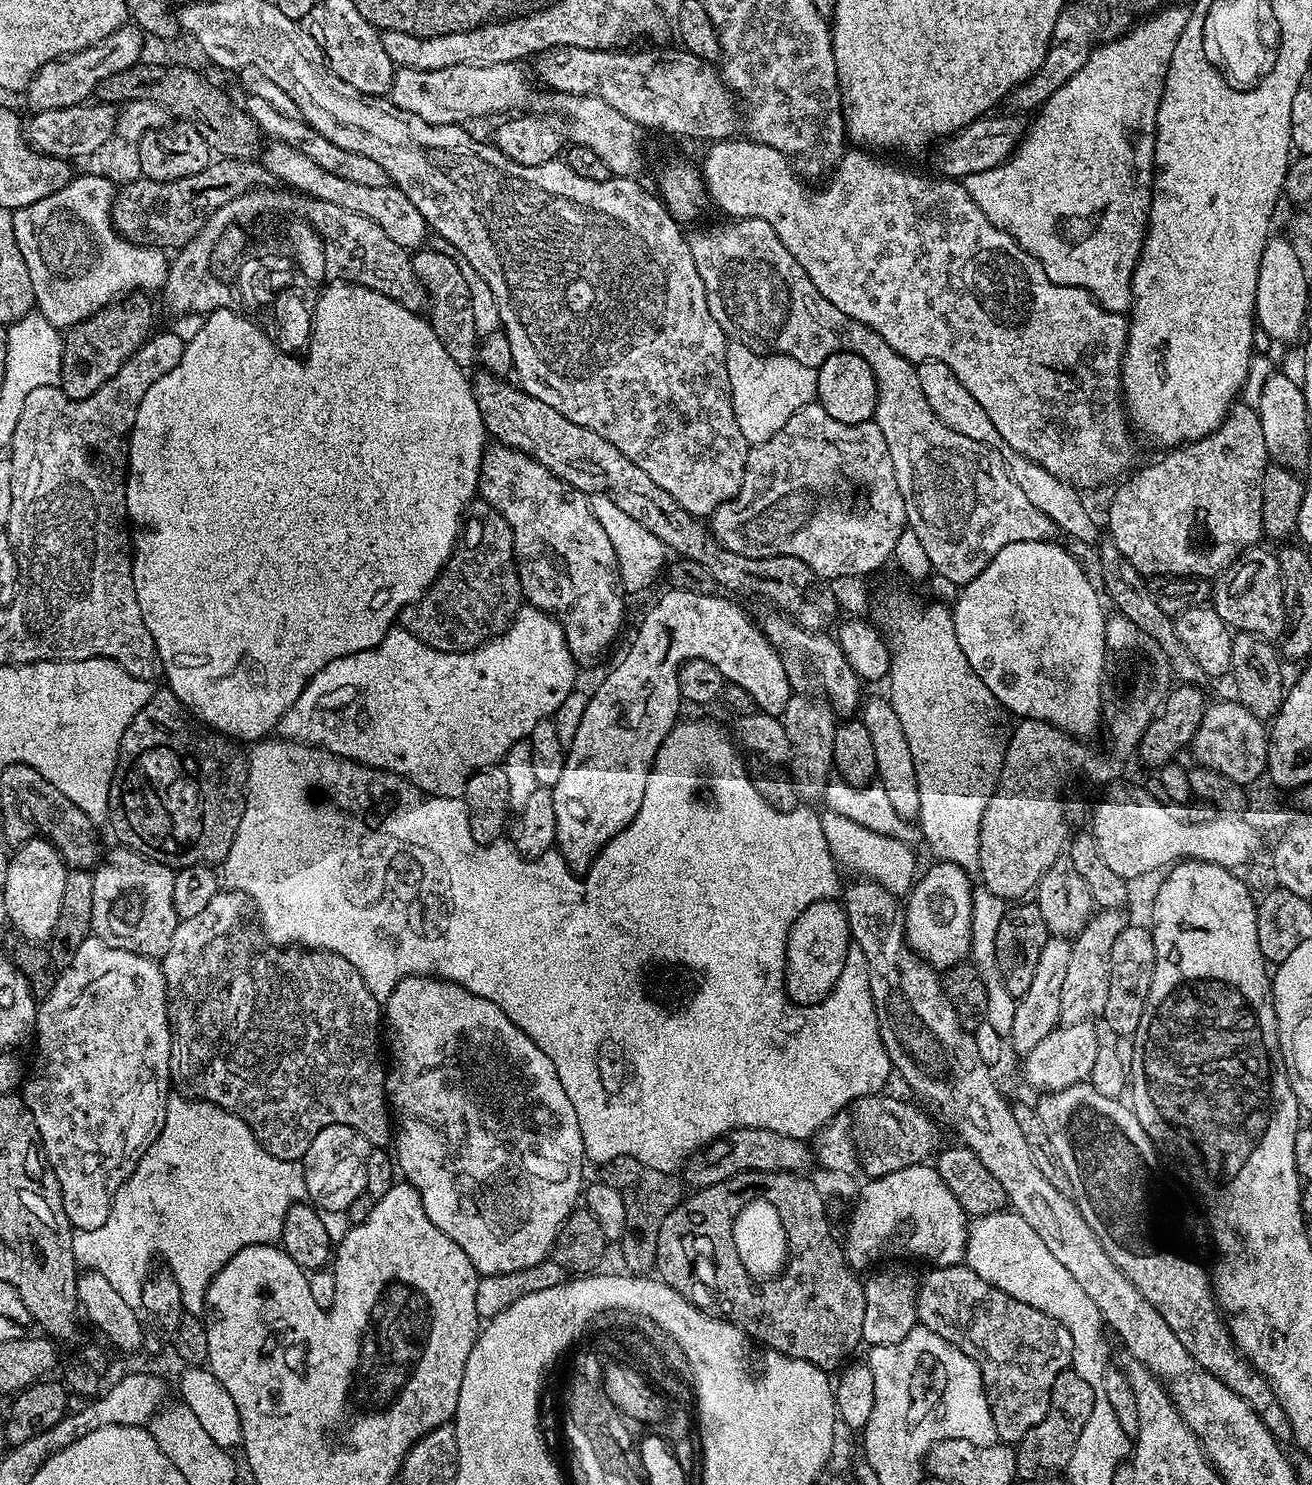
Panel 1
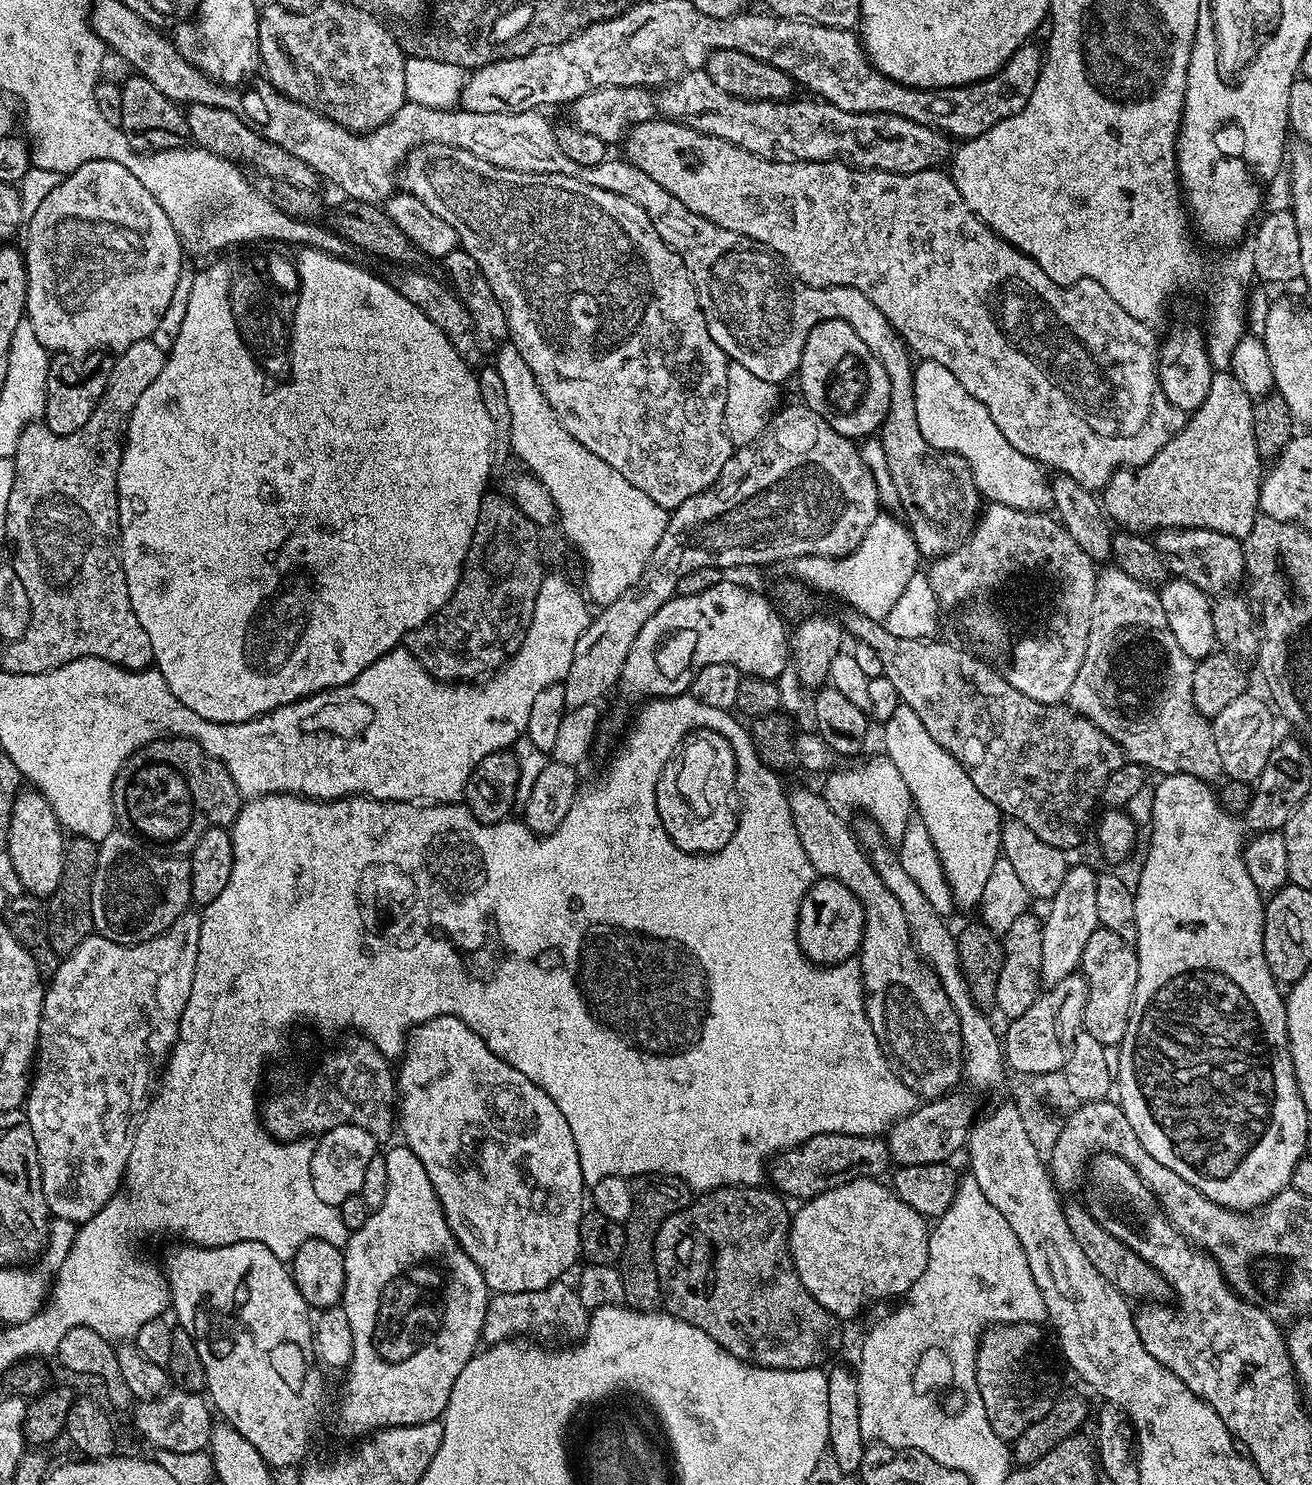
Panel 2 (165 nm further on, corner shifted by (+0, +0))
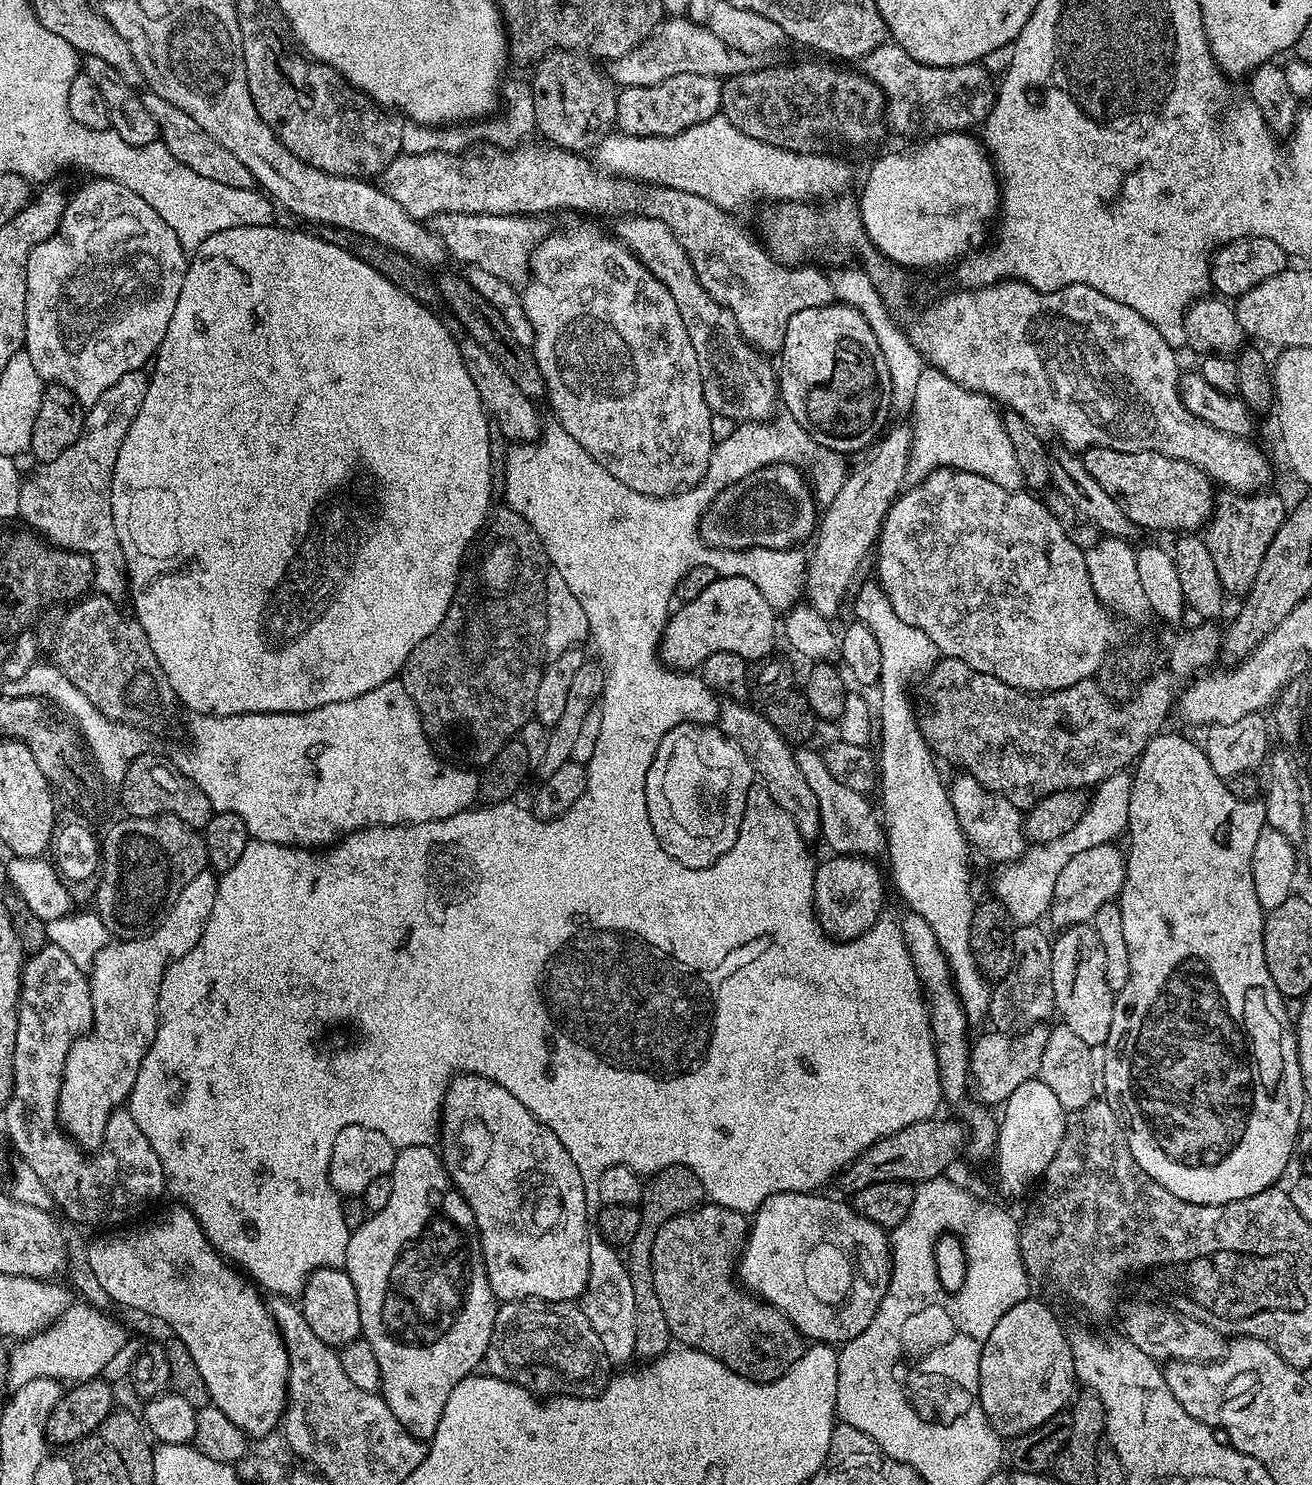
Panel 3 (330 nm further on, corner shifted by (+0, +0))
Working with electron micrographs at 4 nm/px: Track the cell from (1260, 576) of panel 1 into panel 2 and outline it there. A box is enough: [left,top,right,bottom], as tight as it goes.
[1154,528,1244,594]

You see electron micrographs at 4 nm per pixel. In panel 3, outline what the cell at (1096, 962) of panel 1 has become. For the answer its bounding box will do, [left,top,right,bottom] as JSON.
[970,1026,1049,1106]

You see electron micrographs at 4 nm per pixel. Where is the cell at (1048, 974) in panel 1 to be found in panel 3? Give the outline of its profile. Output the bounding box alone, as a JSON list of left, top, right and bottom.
[1050,843,1124,926]

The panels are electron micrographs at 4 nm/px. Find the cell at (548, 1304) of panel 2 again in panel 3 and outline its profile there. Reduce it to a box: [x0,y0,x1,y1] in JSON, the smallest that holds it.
[484,1300,610,1398]

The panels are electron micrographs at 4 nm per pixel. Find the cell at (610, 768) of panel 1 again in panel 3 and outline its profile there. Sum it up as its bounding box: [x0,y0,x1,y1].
[658,574,778,670]

